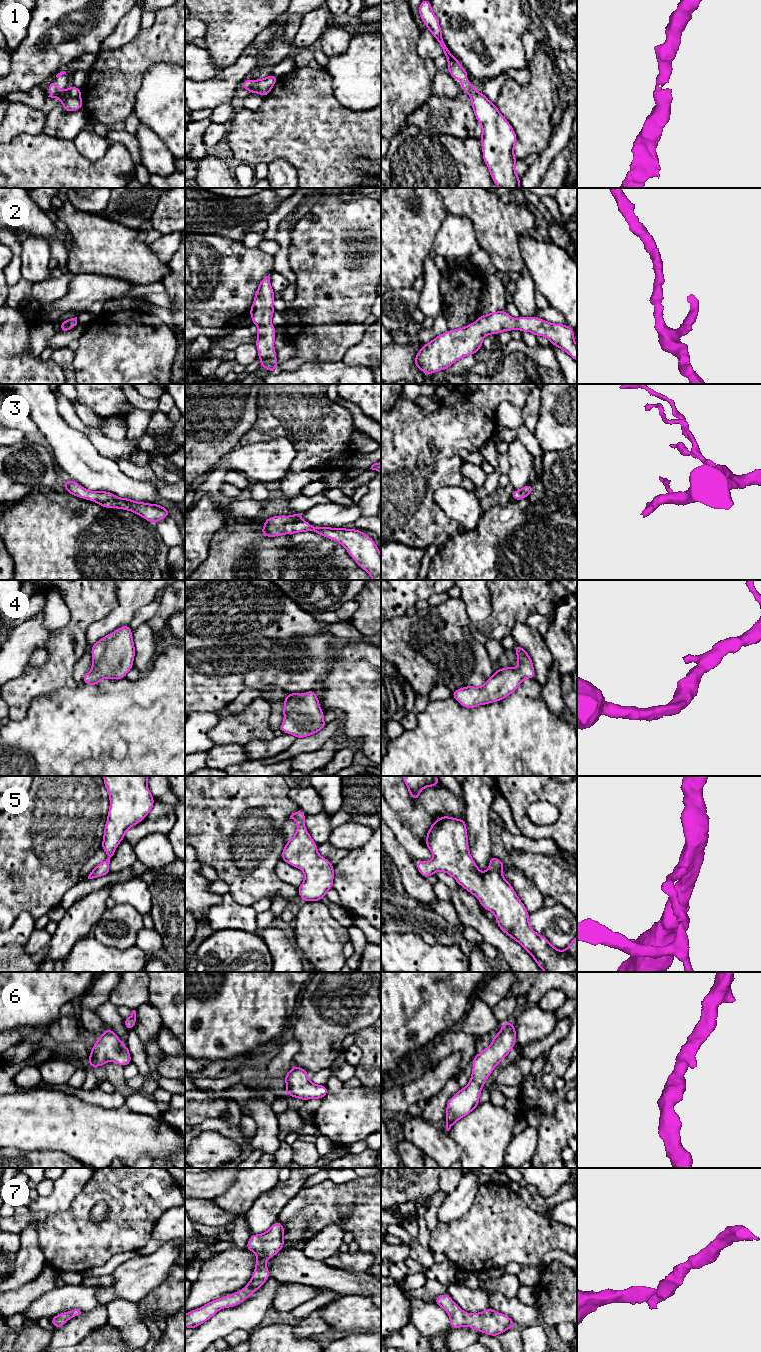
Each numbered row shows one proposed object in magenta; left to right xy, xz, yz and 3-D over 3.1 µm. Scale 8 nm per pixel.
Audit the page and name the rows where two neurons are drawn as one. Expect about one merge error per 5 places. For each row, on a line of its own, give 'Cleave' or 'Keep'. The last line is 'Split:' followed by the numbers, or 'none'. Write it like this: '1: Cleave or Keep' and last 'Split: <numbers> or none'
1: Keep
2: Keep
3: Keep
4: Keep
5: Keep
6: Keep
7: Keep
Split: none

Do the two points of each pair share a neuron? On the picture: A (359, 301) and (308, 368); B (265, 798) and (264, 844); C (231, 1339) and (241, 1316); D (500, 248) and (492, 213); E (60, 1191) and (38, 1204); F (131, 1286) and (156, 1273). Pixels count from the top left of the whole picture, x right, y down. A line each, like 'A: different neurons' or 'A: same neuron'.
A: different neurons
B: same neuron
C: different neurons
D: same neuron
E: same neuron
F: same neuron

